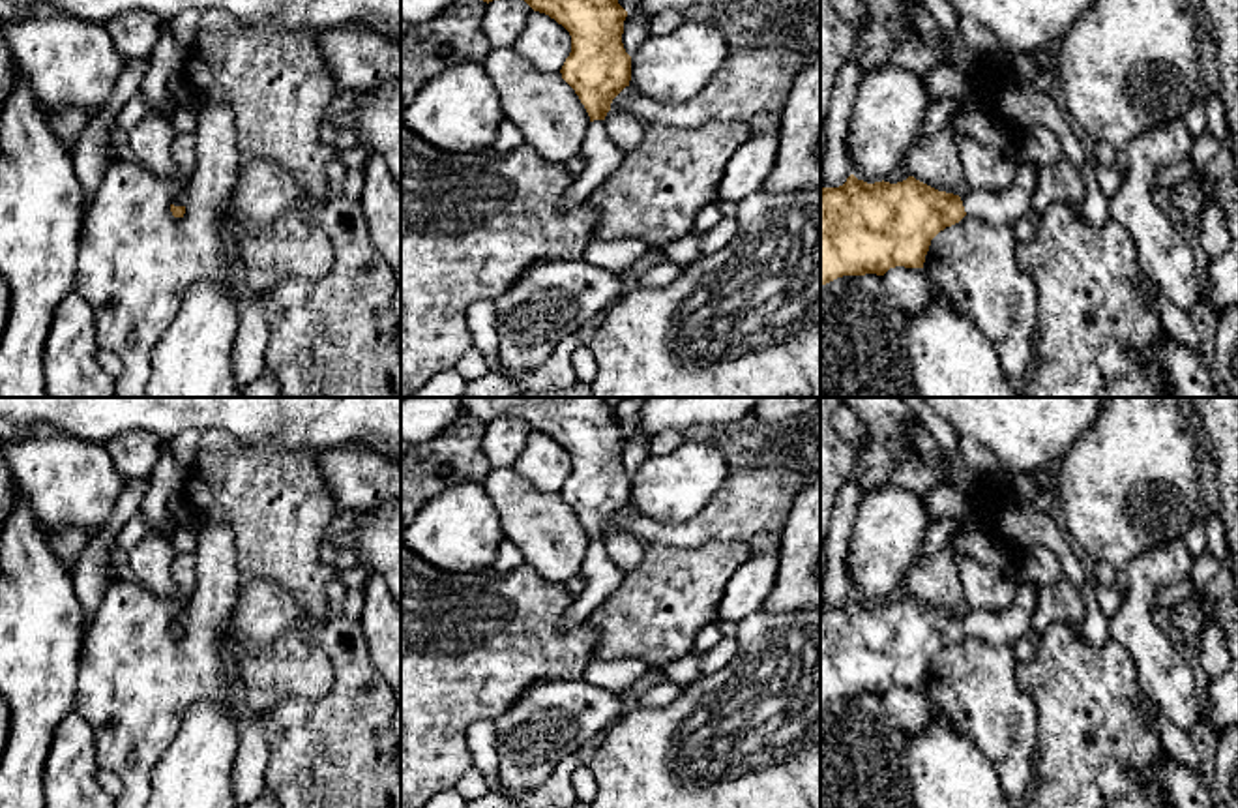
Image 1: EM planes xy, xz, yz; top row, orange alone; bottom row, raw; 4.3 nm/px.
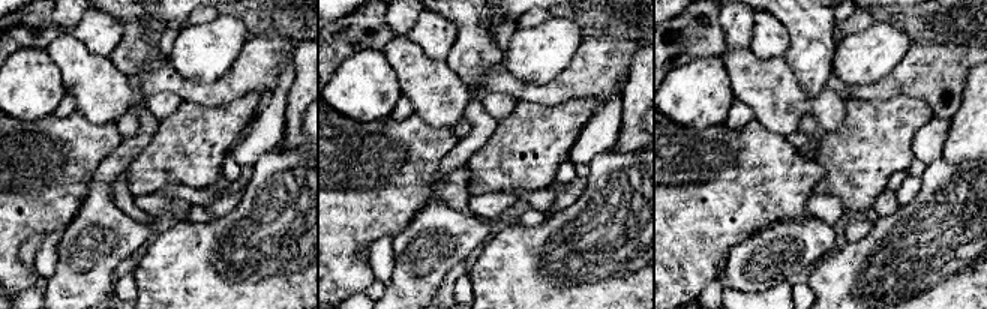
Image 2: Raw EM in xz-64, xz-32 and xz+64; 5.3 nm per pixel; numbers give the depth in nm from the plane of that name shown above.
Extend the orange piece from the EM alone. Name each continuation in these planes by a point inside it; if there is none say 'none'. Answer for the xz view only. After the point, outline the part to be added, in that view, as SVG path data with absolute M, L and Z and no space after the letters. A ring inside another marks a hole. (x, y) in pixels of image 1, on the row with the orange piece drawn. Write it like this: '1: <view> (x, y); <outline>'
1: xz (602, 154); M603 120L588 126L581 154L586 159L584 171L573 178L562 206L571 208L588 202L592 193L618 169L624 152L611 141Z

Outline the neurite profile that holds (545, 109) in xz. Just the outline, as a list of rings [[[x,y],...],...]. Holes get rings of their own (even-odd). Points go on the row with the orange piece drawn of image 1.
[[[493,49],[481,64],[498,92],[504,120],[515,124],[543,159],[567,163],[582,150],[590,116],[562,73],[539,73],[513,49]]]

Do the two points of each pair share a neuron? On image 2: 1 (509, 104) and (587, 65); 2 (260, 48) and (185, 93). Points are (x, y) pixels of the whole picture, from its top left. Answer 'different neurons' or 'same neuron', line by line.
1: different neurons
2: same neuron

